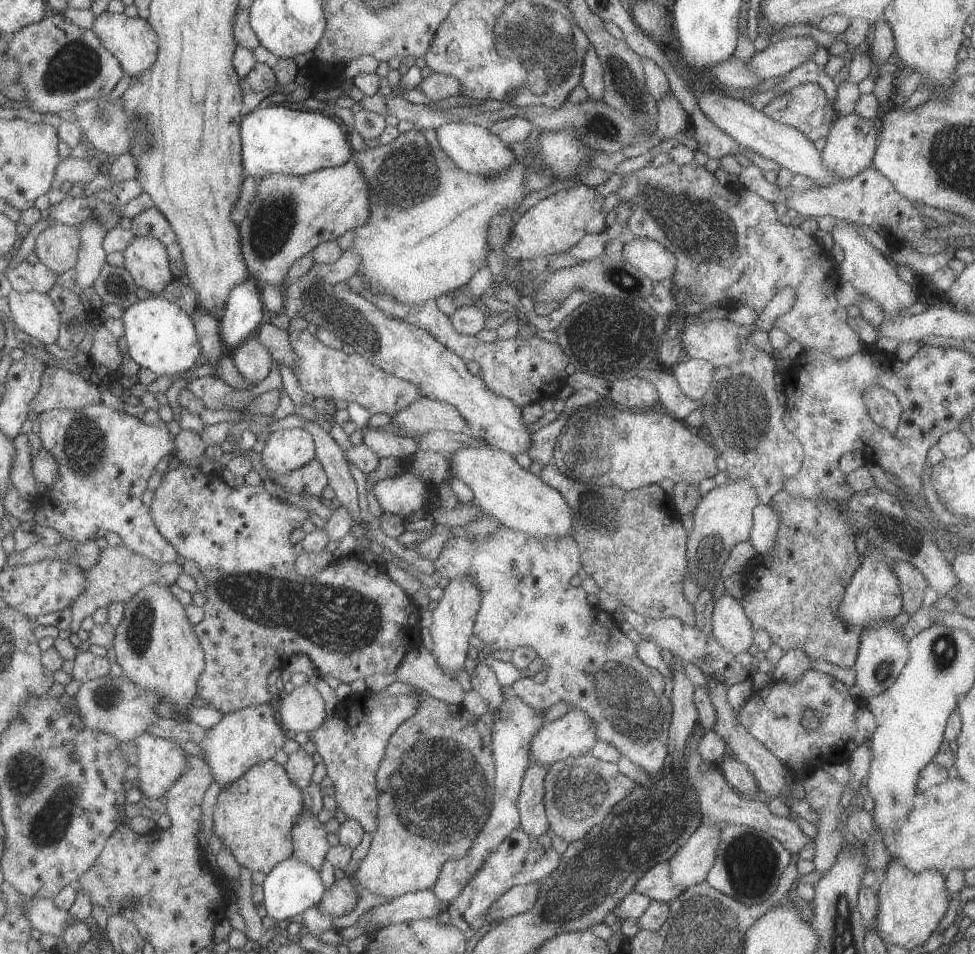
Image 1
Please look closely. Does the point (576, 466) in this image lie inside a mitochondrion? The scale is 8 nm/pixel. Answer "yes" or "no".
yes

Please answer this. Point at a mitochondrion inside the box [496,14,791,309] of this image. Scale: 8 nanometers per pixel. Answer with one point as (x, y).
(704, 234)

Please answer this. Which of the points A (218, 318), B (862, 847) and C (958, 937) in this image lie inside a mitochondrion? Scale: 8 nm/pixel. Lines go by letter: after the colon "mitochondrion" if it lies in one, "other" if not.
A: other
B: other
C: other

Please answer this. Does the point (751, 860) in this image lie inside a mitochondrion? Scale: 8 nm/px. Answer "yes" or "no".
yes

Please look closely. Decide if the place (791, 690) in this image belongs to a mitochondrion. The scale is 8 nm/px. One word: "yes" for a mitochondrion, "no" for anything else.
no

